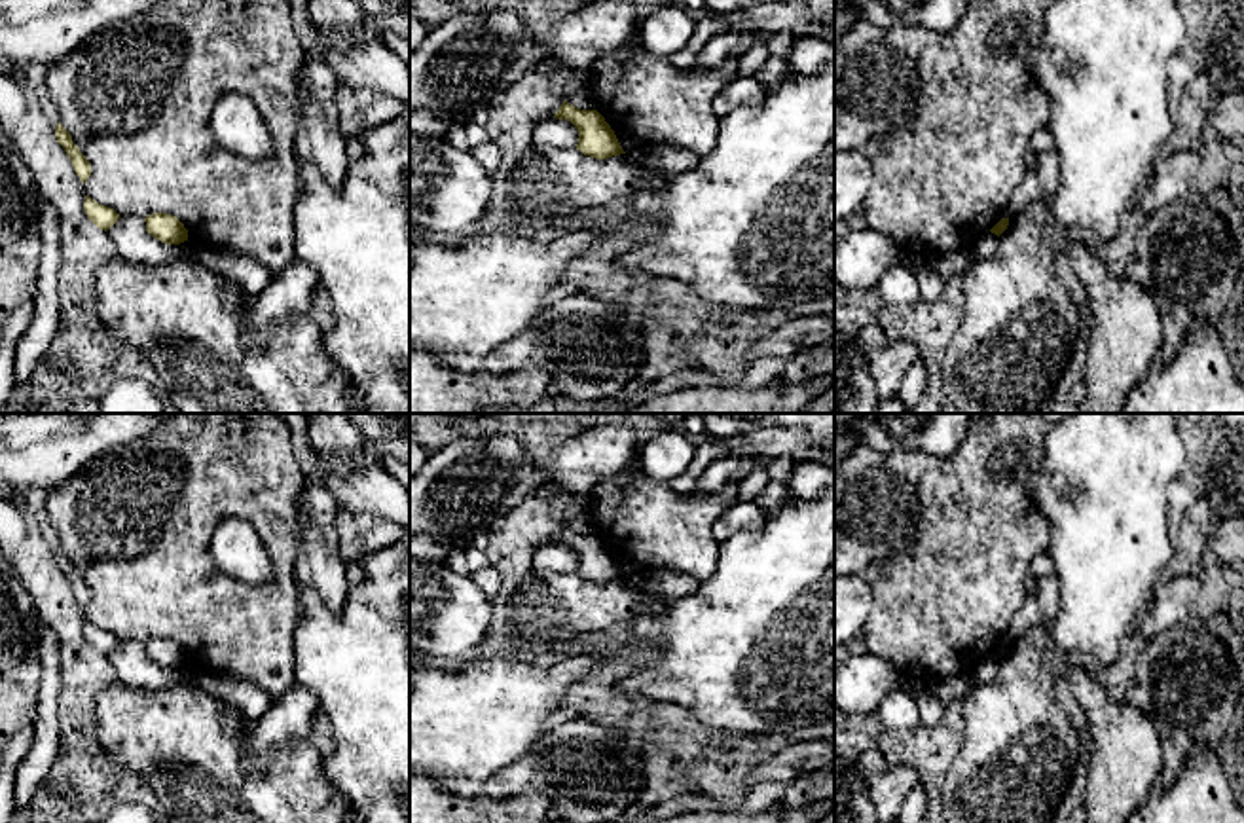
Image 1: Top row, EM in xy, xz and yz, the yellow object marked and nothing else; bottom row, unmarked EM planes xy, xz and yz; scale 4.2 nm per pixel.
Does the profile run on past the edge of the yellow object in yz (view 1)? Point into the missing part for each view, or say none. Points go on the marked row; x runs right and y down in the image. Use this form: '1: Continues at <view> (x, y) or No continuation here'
1: No continuation here

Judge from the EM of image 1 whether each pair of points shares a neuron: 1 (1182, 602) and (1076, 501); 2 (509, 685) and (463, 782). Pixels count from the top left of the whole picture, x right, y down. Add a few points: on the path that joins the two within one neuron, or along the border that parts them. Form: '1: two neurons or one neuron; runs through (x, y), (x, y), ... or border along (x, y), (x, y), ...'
1: two neurons; border along (1182, 566), (1159, 585)
2: one neuron; runs through (488, 710), (463, 734), (463, 757)

